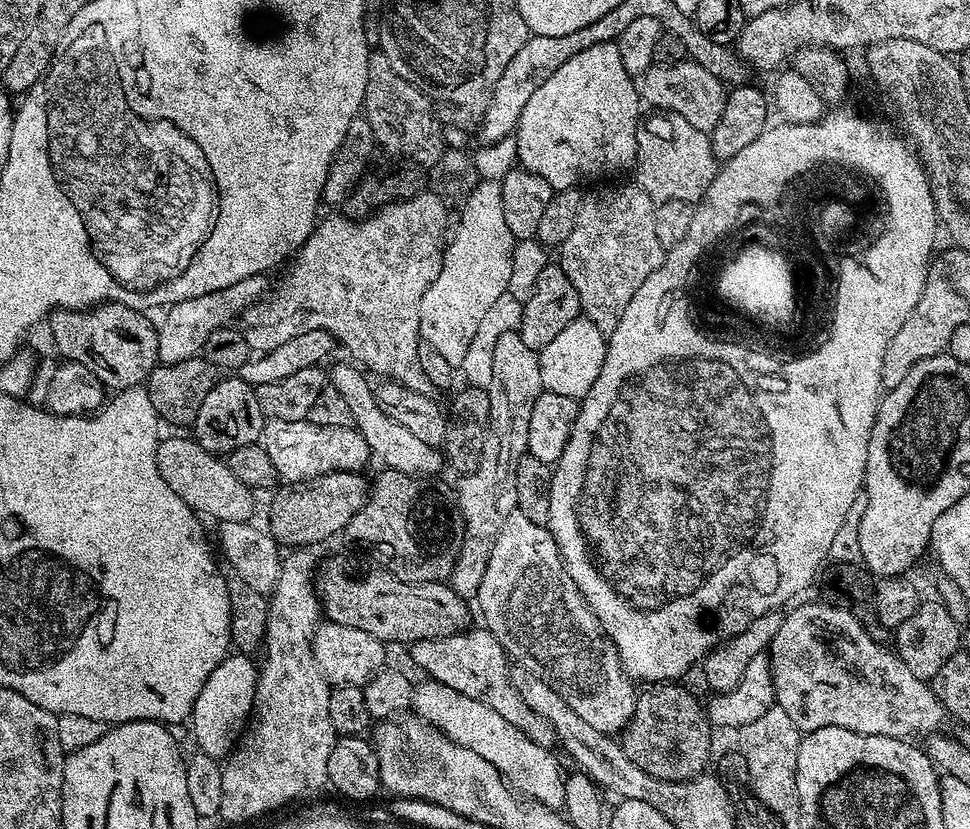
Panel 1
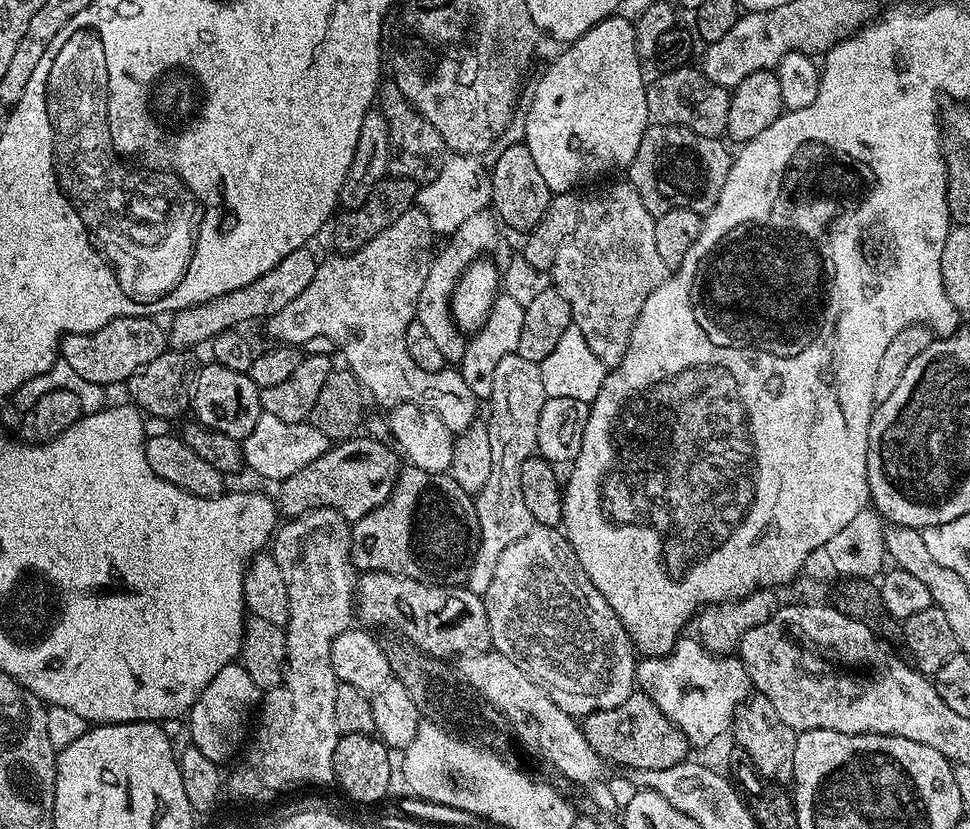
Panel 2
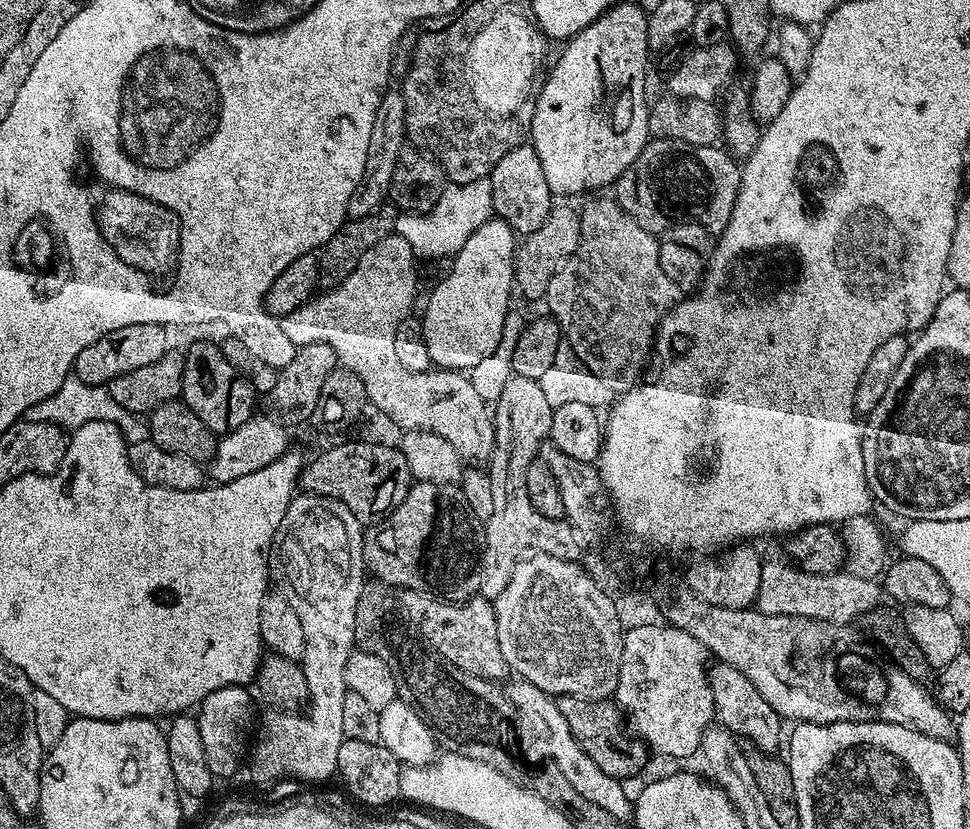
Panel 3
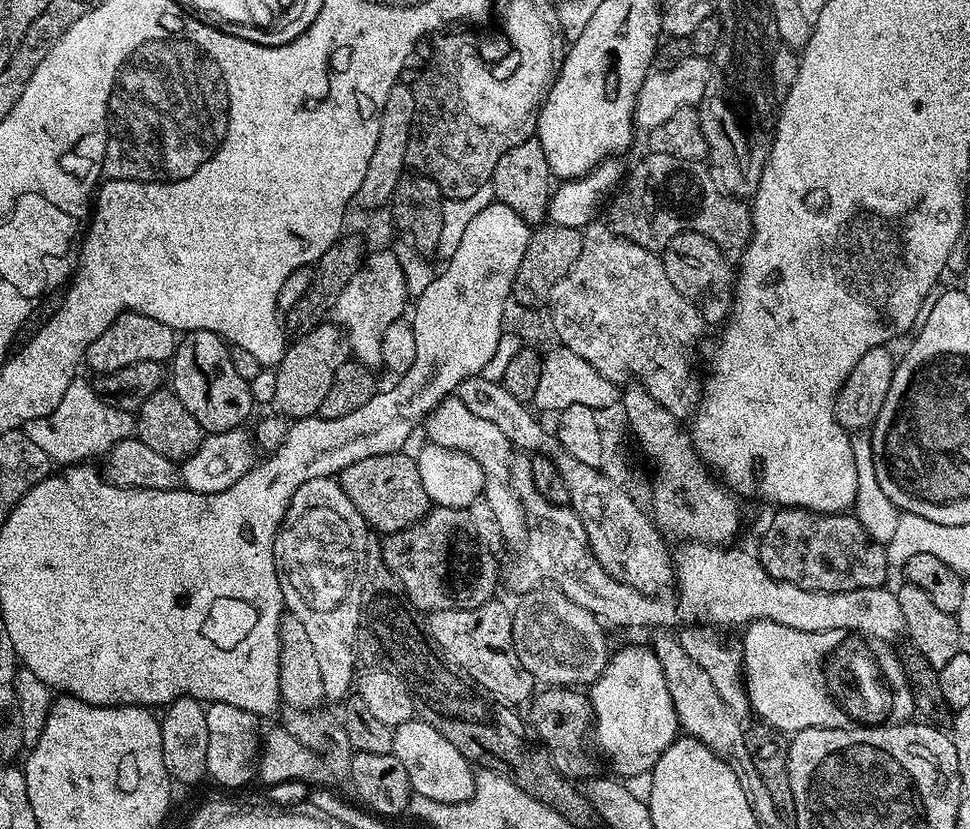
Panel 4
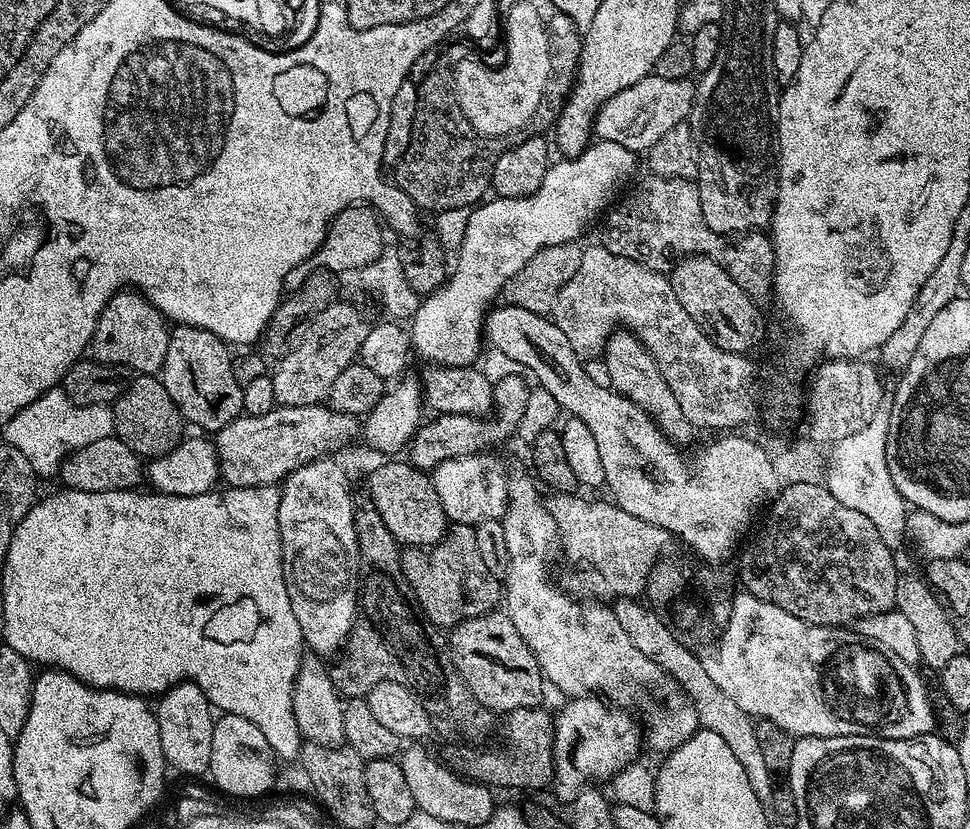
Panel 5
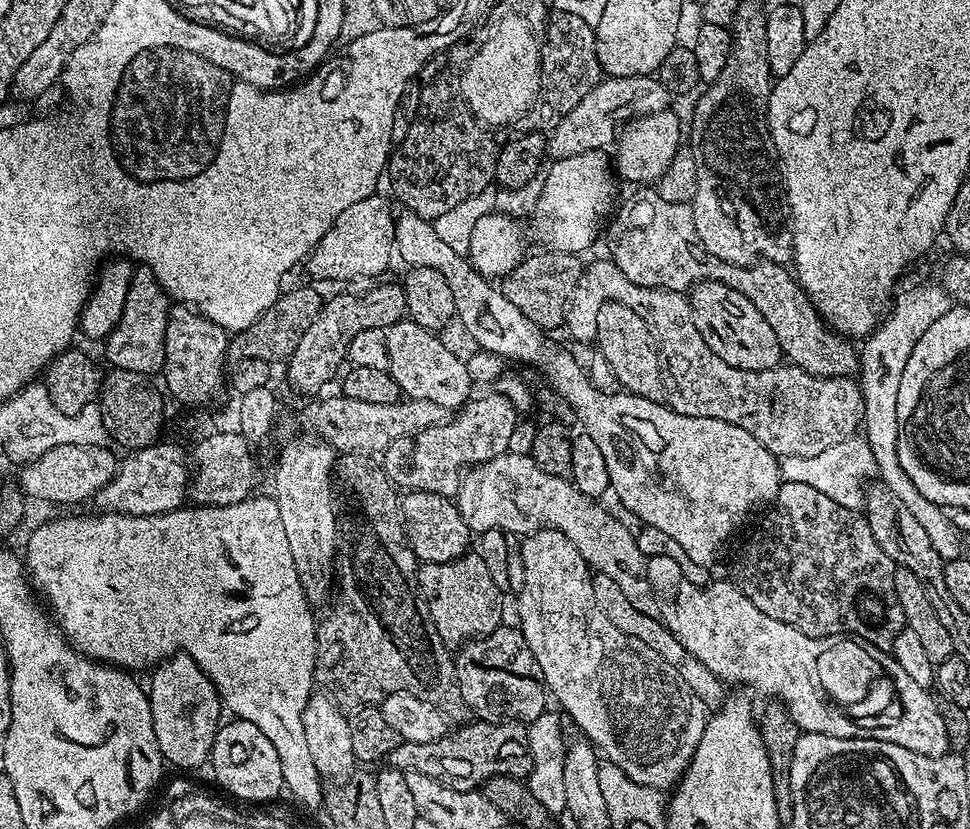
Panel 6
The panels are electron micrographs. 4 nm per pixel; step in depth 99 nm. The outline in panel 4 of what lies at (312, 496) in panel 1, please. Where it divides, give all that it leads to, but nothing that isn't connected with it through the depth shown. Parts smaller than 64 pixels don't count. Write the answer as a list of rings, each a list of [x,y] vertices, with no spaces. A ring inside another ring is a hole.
[[[407,451],[391,452],[390,454],[378,454],[370,458],[362,458],[360,462],[354,462],[339,469],[338,479],[346,498],[354,502],[358,514],[362,517],[365,525],[369,529],[377,528],[380,534],[397,532],[403,528],[410,527],[414,522],[418,522],[427,514],[430,501],[426,494],[426,489],[422,487],[422,478],[418,474],[418,466],[411,455],[407,456]]]

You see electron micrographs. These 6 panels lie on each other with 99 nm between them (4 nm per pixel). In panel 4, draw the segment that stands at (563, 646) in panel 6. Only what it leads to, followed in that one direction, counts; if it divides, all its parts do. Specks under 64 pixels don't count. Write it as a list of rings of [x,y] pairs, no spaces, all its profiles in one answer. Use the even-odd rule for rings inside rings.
[[[449,398],[437,405],[435,411],[423,421],[422,432],[428,435],[427,439],[438,446],[446,446],[450,450],[458,450],[462,454],[470,454],[478,466],[482,466],[484,475],[484,490],[482,498],[490,502],[490,510],[494,510],[494,518],[498,518],[498,526],[502,530],[505,541],[512,542],[526,532],[526,515],[523,504],[518,498],[510,482],[510,466],[514,449],[512,444],[491,422],[478,418],[473,412],[462,406],[459,398]]]

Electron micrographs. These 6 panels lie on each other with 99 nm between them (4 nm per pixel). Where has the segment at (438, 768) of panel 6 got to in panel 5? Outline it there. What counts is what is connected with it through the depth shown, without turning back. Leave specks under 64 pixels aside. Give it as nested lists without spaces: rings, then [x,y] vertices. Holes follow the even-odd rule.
[[[544,706],[519,708],[507,713],[504,720],[504,741],[493,748],[488,746],[448,746],[443,759],[453,772],[459,772],[465,780],[487,784],[493,790],[499,788],[540,788],[551,777],[554,761],[552,738],[554,716]]]

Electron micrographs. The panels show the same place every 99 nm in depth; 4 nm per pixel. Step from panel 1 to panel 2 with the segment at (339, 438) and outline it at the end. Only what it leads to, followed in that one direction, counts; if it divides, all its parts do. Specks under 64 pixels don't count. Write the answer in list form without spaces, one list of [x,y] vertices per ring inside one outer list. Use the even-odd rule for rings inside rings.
[[[264,412],[258,418],[258,426],[250,430],[250,434],[242,441],[242,464],[245,469],[257,472],[264,480],[276,480],[283,482],[298,470],[310,466],[322,454],[326,454],[330,447],[330,441],[322,430],[318,430],[310,423],[291,424],[274,418],[274,414]]]

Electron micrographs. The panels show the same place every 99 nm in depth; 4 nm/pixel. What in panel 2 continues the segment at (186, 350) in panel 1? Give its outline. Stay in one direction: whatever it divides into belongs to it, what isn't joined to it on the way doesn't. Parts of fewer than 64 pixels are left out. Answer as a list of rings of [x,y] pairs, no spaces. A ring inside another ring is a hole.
[[[302,247],[286,254],[282,262],[278,262],[273,270],[262,274],[249,286],[231,291],[230,294],[220,295],[218,298],[208,299],[204,303],[184,308],[173,313],[172,324],[168,326],[169,345],[176,350],[190,350],[204,342],[209,343],[214,337],[230,328],[241,327],[242,323],[258,320],[267,320],[282,310],[287,303],[294,301],[310,286],[316,273],[318,258],[309,251],[309,247]]]

